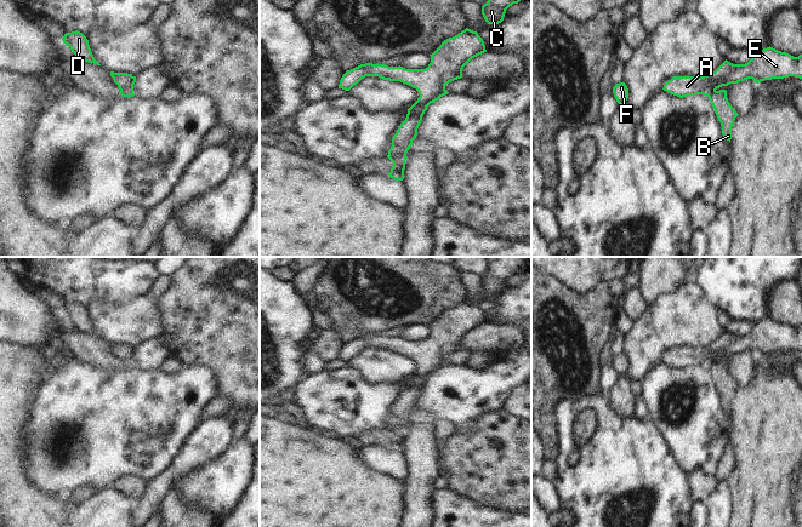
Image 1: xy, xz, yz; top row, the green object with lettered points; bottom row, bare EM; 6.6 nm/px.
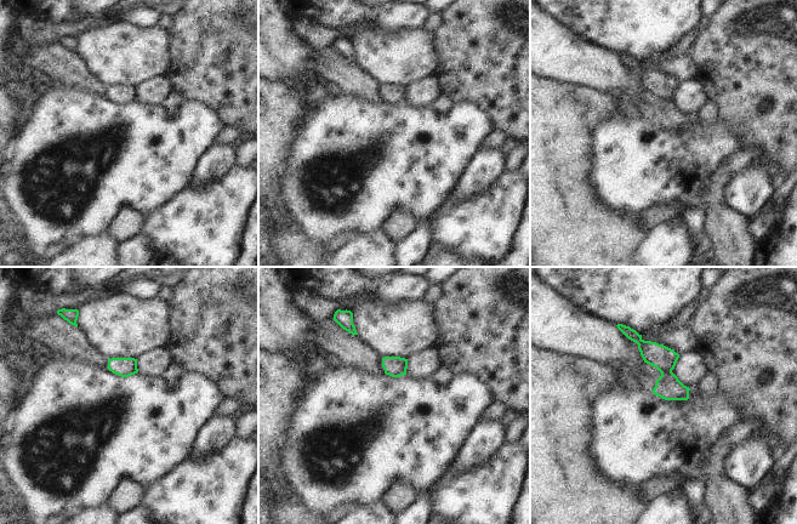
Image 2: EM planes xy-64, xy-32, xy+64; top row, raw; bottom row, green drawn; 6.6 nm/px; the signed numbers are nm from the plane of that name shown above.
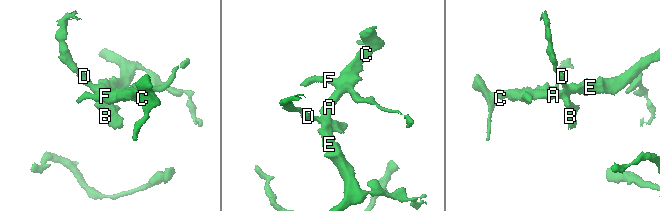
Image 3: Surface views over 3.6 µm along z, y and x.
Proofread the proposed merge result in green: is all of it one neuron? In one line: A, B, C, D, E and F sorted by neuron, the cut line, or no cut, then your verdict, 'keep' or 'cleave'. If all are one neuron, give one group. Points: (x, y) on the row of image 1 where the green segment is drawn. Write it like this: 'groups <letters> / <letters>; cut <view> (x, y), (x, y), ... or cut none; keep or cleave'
groups A C D E F / B; cut xz (404, 160), (393, 162); cleave

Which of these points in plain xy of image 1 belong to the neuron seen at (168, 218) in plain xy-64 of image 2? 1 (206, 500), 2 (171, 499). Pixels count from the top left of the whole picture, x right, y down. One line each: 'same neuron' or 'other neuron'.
1: same neuron
2: other neuron

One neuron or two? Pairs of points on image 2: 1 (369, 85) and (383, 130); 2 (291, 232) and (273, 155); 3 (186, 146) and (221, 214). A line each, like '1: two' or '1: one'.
1: two
2: one
3: two

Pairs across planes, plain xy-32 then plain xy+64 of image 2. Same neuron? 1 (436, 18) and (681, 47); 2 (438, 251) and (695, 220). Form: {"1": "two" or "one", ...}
{"1": "one", "2": "two"}

